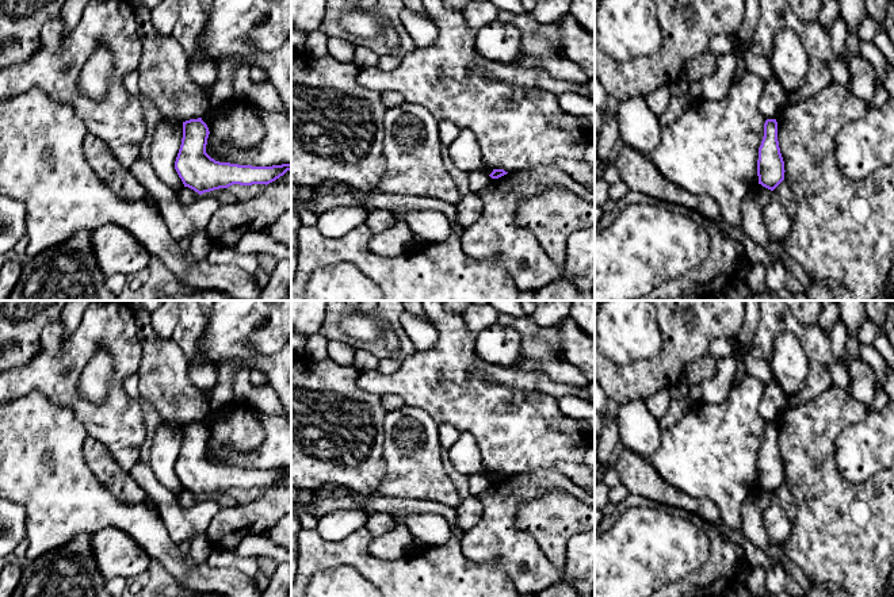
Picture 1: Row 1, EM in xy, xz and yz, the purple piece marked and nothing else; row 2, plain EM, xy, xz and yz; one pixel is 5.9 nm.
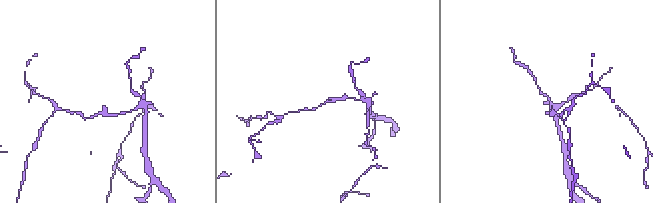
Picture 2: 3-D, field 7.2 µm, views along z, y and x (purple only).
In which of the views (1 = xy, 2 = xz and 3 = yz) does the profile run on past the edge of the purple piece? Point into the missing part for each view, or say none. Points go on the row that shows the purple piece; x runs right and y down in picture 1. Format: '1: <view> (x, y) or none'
1: none
2: none
3: none

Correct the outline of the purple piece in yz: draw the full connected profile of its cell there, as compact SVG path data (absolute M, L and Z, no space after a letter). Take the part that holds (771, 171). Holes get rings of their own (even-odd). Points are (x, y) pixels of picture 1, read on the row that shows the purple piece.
M767 119L759 148L759 184L773 191L784 180L784 172L784 161L778 141L778 122L776 119Z

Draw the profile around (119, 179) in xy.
M87 133L84 157L98 177L115 194L129 200L140 200L146 195L144 185L123 167L111 149L96 135Z

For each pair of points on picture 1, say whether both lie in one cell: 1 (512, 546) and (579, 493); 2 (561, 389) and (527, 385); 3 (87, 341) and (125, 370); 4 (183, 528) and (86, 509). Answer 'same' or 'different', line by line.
1: same
2: same
3: same
4: different

